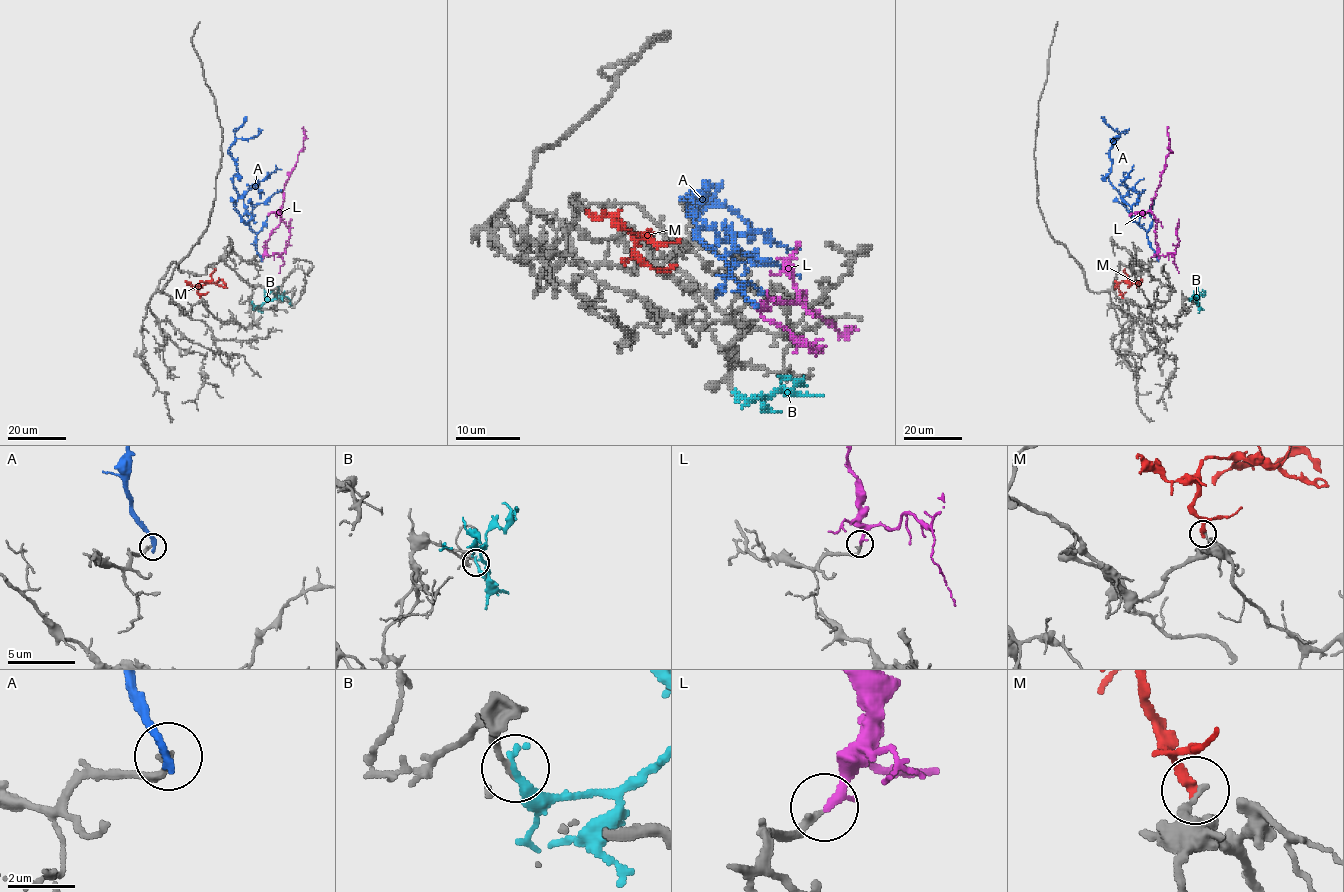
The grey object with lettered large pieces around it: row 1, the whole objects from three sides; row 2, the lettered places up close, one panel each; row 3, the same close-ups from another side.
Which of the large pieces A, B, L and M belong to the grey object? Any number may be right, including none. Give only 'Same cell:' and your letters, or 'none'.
Same cell: L

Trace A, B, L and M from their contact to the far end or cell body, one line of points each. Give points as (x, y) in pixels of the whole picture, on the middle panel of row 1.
A: (755, 306), (697, 235), (705, 225), (692, 198), (703, 198), (682, 199), (734, 211), (749, 243)
B: (734, 392), (755, 399), (775, 392), (822, 394)
L: (755, 306), (773, 301), (796, 303), (802, 292), (807, 310), (836, 329), (848, 329)
M: (619, 228), (614, 222), (616, 219), (632, 237), (633, 249), (654, 269), (676, 266)

